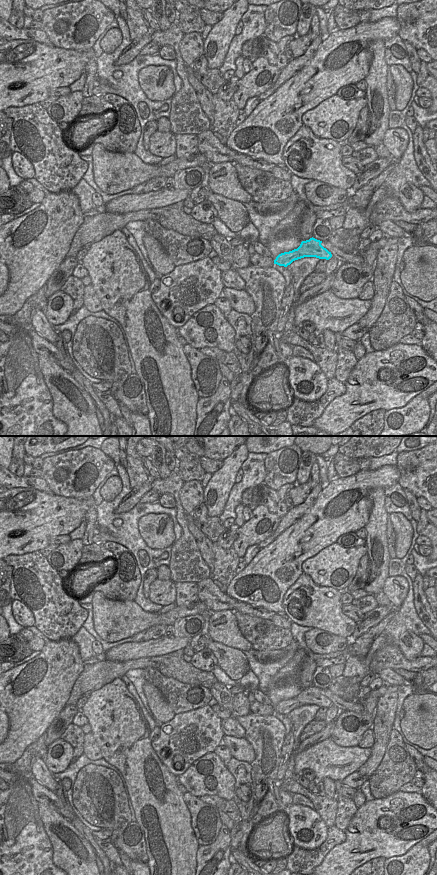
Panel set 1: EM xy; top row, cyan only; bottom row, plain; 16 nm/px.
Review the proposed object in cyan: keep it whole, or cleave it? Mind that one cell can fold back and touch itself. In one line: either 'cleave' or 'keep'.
keep

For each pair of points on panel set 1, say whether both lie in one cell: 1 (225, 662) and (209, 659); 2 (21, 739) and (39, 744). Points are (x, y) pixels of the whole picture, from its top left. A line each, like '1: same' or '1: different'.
1: different
2: different

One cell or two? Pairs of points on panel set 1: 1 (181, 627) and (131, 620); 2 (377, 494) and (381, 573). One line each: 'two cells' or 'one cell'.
1: two cells
2: one cell

